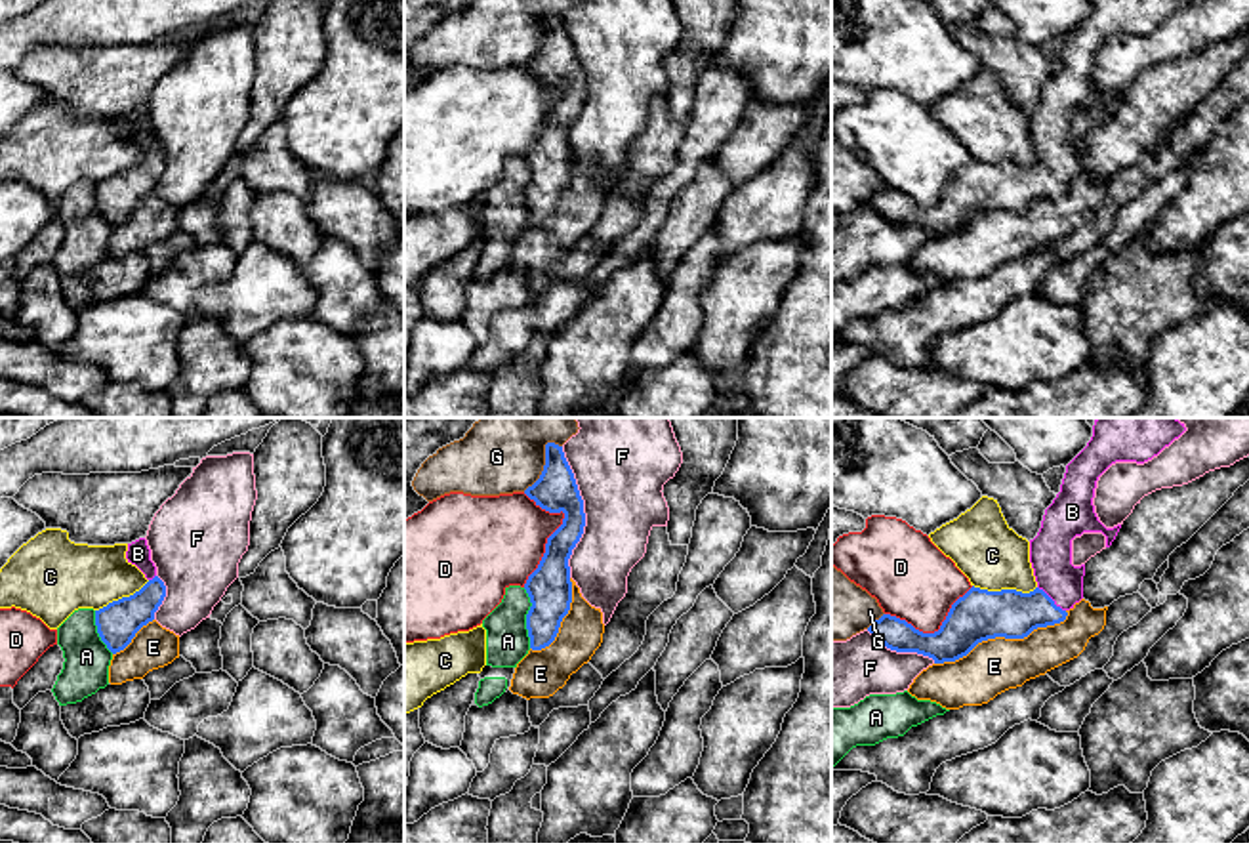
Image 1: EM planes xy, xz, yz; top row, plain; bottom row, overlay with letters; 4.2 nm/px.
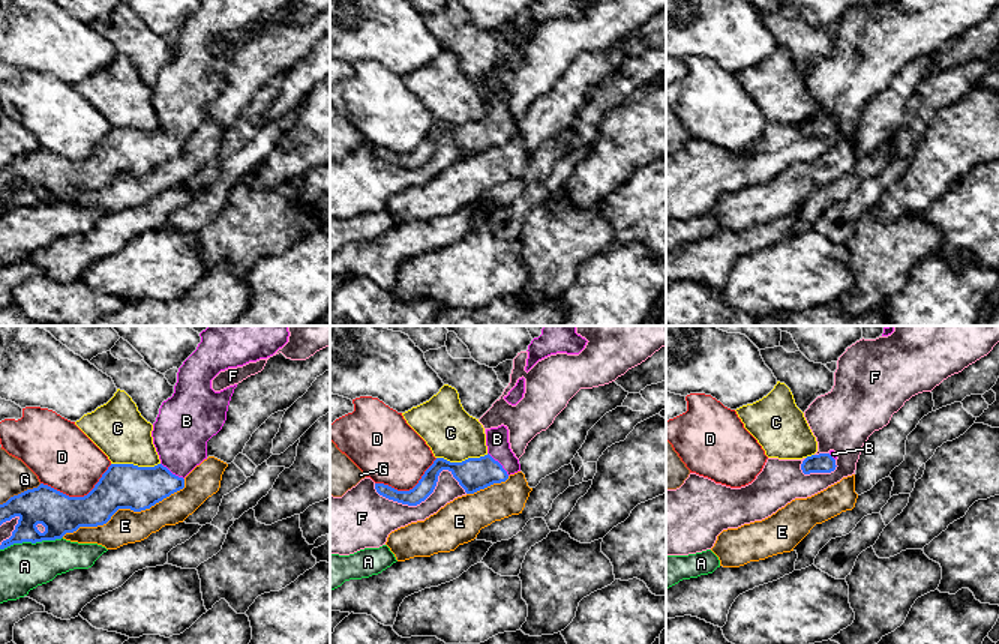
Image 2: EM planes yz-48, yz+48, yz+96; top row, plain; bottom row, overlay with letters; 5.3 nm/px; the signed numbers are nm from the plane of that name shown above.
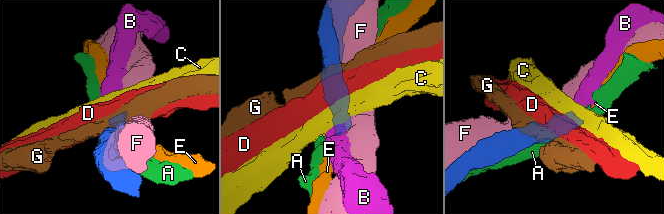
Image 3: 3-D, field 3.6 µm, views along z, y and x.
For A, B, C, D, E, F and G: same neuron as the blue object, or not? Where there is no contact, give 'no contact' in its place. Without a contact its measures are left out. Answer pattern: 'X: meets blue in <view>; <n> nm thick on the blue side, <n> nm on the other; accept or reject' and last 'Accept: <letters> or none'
A: meets blue in xz; 190 nm thick on the blue side, 180 nm on the other; reject
B: meets blue in yz; 200 nm thick on the blue side, 180 nm on the other; accept
C: meets blue in yz; 220 nm thick on the blue side, 280 nm on the other; reject
D: meets blue in xz; 190 nm thick on the blue side, 380 nm on the other; reject
E: meets blue in yz; 220 nm thick on the blue side, 220 nm on the other; reject
F: meets blue in xz; 180 nm thick on the blue side, 400 nm on the other; reject
G: meets blue in xz; 180 nm thick on the blue side, 340 nm on the other; reject
Accept: B

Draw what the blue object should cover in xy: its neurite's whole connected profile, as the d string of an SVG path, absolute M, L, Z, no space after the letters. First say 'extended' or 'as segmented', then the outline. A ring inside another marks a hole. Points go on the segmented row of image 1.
extended; M145 538L128 544L126 559L135 565L149 582L133 595L95 610L97 633L113 654L124 650L135 633L154 620L154 612L166 597L166 586L156 576L156 566L151 561L151 549Z

